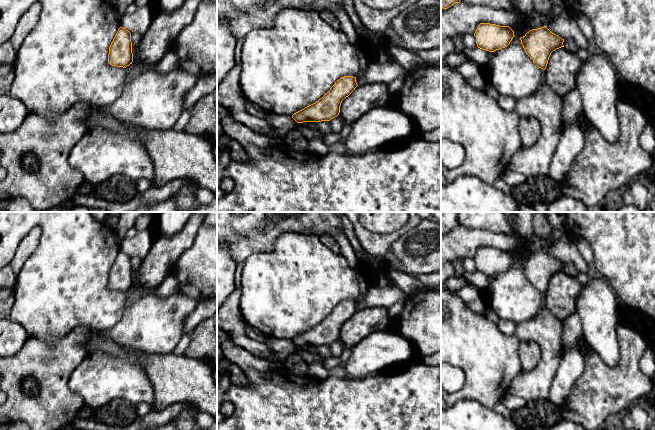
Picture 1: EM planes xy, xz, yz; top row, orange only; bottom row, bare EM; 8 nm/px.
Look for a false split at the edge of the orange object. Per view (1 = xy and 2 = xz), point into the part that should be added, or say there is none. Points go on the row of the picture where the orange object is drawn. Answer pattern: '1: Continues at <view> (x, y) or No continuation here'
1: No continuation here
2: No continuation here

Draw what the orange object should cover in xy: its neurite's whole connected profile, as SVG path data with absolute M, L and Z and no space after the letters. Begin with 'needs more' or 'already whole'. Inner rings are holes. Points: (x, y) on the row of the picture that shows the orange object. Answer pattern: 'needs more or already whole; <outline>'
already whole; M120 27L109 47L108 63L126 68L133 62L131 33Z

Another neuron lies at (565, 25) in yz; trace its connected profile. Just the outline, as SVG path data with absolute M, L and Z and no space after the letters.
M563 10L547 28L562 39L573 39L578 47L588 49L588 40L580 30L573 12Z

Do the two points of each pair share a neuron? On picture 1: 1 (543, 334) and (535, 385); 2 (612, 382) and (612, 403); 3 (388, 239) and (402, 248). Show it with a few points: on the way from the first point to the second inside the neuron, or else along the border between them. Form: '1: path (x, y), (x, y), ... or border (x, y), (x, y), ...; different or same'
1: path (547, 347), (547, 367), (544, 372); same
2: path (612, 387), (612, 398); same
3: border (412, 227), (403, 233), (389, 250); different

